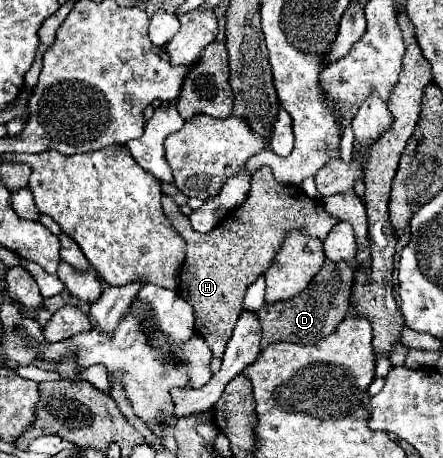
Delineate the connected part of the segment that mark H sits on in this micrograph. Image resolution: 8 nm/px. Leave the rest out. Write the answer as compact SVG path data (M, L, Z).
M262 166L252 176L252 188L246 202L240 208L230 210L208 234L196 232L190 226L188 216L184 216L178 210L178 204L166 194L162 196L162 208L170 224L184 238L188 250L188 262L184 260L180 270L178 294L194 308L196 332L204 336L216 358L222 358L226 342L232 336L232 328L242 312L242 298L246 288L270 268L286 232L302 230L324 240L330 228L340 222L324 212L322 200L308 198L300 186L276 182L268 166Z

